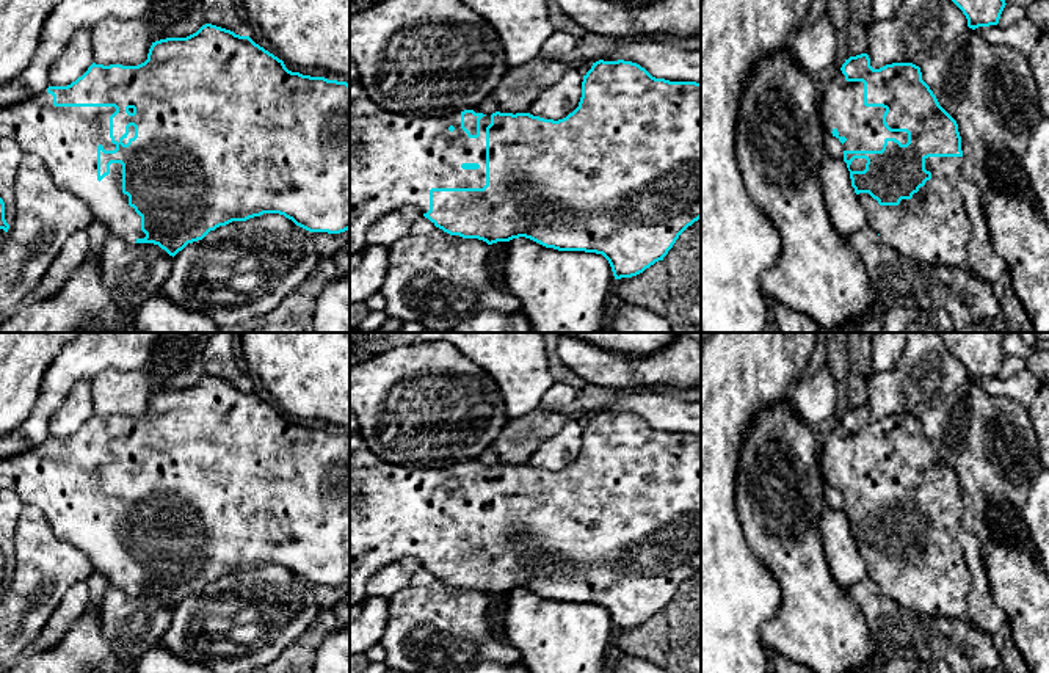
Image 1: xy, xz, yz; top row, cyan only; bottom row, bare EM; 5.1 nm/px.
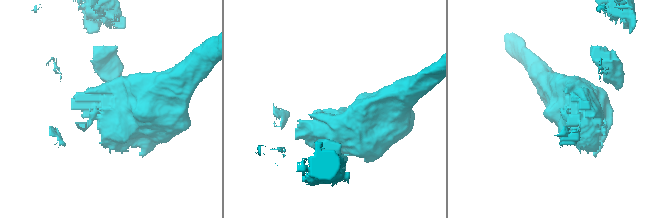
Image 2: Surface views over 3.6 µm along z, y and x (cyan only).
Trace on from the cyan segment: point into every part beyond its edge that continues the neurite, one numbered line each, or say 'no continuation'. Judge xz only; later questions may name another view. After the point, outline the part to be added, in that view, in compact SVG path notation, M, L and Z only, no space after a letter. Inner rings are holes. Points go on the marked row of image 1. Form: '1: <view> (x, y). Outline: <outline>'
1: xz (394, 159). Outline: M359 82L350 85L350 254L365 248L365 232L384 213L405 204L430 210L431 188L483 188L486 185L486 127L491 116L480 119L480 136L469 138L461 129L461 113L414 118L389 113L376 105Z

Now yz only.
1: yz (842, 107). Outline: M842 71L828 83L822 94L820 118L826 130L831 133L834 129L839 136L845 136L847 141L842 144L844 151L881 151L886 138L895 138L902 144L908 143L906 132L889 132L883 124L883 107L866 107L864 105L864 83L847 82Z

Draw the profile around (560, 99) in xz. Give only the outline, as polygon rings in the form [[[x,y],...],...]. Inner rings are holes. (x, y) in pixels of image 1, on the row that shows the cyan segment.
[[[577,67],[571,69],[560,82],[547,88],[527,113],[544,119],[563,119],[572,113],[582,97],[583,77]]]

